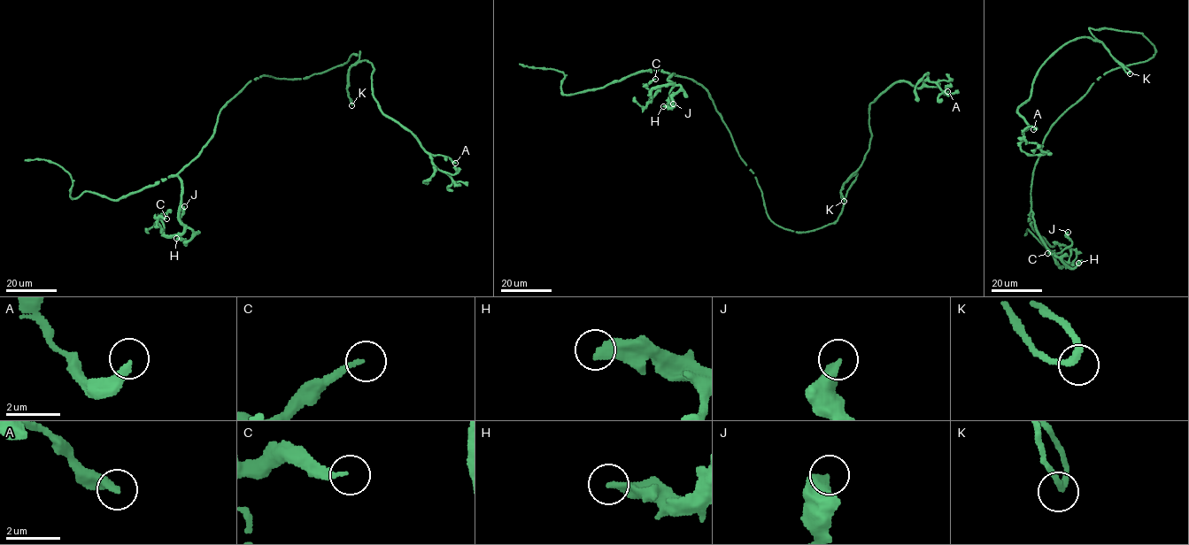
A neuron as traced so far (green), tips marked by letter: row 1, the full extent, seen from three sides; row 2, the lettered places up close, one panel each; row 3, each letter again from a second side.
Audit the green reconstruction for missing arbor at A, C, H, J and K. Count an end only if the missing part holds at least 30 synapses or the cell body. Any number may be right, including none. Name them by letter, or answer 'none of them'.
none of them

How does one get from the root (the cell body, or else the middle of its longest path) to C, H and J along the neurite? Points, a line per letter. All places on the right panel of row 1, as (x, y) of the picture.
C: (1125, 65), (1098, 78), (1043, 142), (1030, 187), (1032, 218), (1057, 265), (1065, 264), (1047, 253)
H: (1125, 65), (1099, 77), (1066, 110), (1045, 137), (1034, 168), (1036, 230), (1069, 267), (1078, 263)
J: (1125, 65), (1098, 78), (1064, 111), (1043, 142), (1030, 187), (1034, 226), (1053, 254), (1071, 244), (1068, 232)

